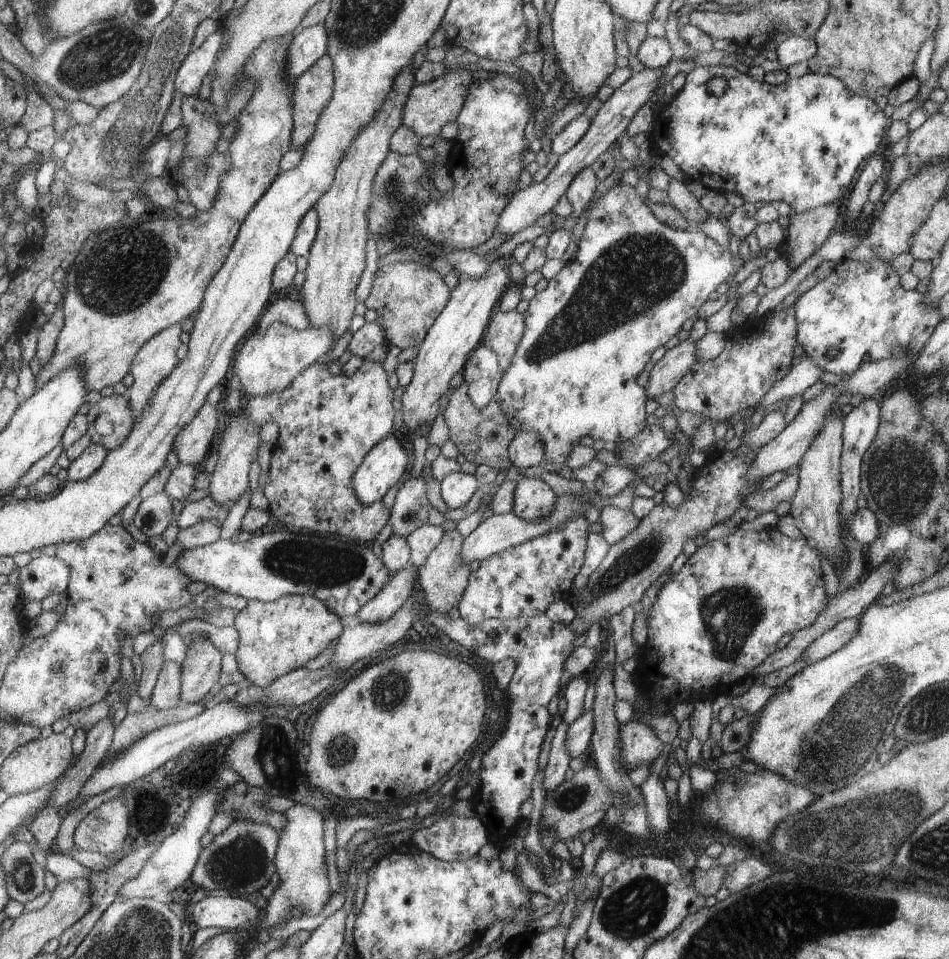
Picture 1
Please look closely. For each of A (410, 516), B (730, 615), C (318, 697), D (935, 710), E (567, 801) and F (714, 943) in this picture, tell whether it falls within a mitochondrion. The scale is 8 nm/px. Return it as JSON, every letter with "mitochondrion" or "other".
{"A":"mitochondrion","B":"mitochondrion","C":"other","D":"mitochondrion","E":"mitochondrion","F":"mitochondrion"}

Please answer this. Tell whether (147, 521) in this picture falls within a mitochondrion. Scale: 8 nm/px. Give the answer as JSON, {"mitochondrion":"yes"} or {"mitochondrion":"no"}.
{"mitochondrion":"no"}

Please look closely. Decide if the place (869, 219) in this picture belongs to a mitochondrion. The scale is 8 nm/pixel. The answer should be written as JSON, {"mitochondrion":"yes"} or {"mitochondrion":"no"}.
{"mitochondrion":"no"}

